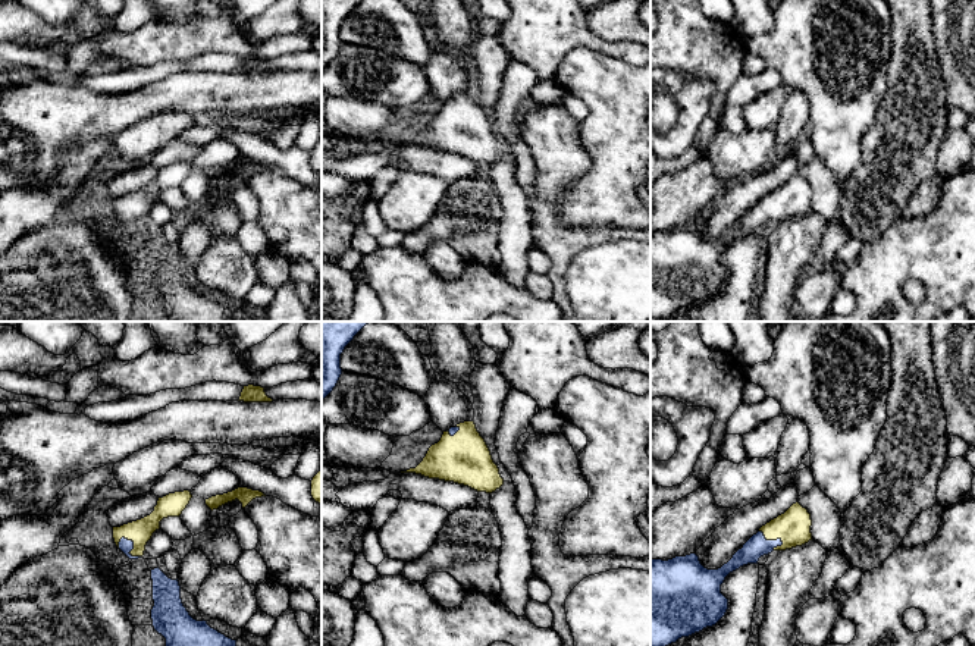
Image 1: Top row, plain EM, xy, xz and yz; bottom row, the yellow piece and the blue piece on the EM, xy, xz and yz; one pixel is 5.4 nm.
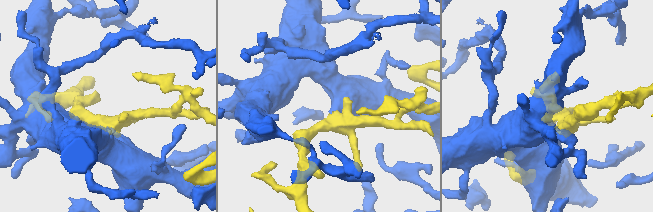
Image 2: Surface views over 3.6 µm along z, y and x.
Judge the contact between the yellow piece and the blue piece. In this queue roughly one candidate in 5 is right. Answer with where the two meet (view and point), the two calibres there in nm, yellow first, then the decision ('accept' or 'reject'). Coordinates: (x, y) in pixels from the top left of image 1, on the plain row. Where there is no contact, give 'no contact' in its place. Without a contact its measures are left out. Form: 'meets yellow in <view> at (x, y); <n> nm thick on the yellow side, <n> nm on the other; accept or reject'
meets yellow in xy at (134, 219); 140 nm thick on the yellow side, 70 nm on the other; accept

